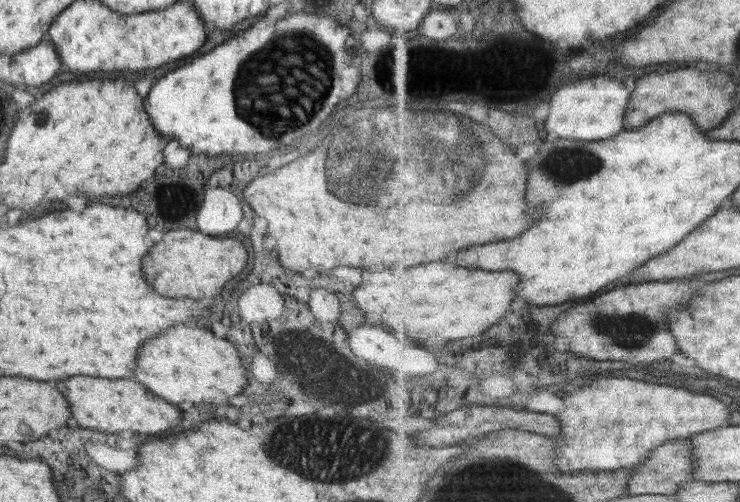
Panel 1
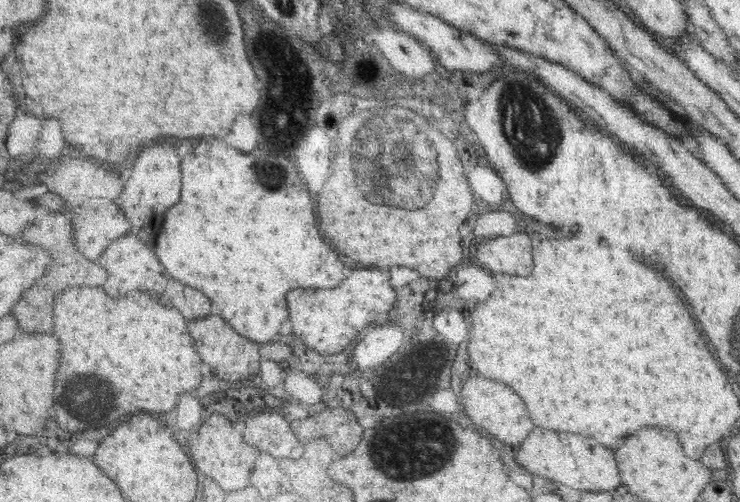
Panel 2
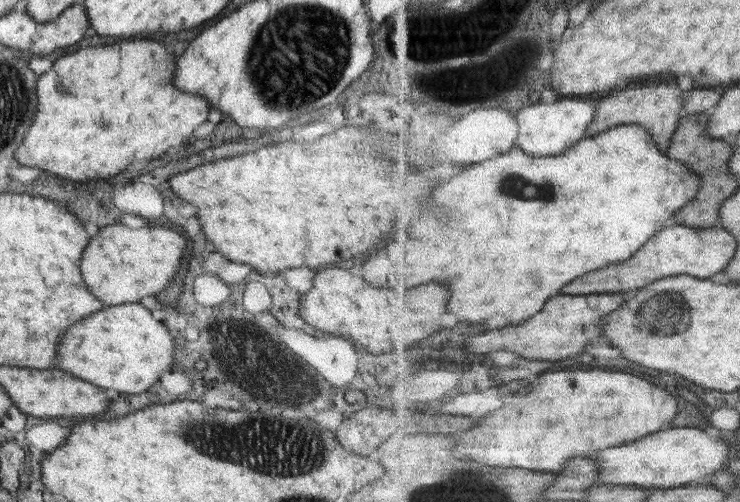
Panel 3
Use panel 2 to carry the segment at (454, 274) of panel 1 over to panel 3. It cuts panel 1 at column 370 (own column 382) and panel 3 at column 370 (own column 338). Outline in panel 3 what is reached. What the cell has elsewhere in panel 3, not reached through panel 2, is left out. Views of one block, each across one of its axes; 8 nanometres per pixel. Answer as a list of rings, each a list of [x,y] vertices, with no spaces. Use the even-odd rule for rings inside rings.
[[[342,266],[318,269],[313,276],[313,284],[310,289],[301,296],[299,306],[300,314],[306,324],[316,326],[318,330],[330,332],[330,335],[356,340],[356,344],[364,346],[366,350],[374,350],[374,354],[386,352],[392,346],[412,346],[420,340],[426,340],[434,336],[442,328],[444,314],[450,312],[450,300],[454,296],[454,290],[450,284],[432,282],[426,286],[418,286],[412,290],[390,290],[390,288],[372,288],[362,276],[350,274],[348,270],[342,270]]]

